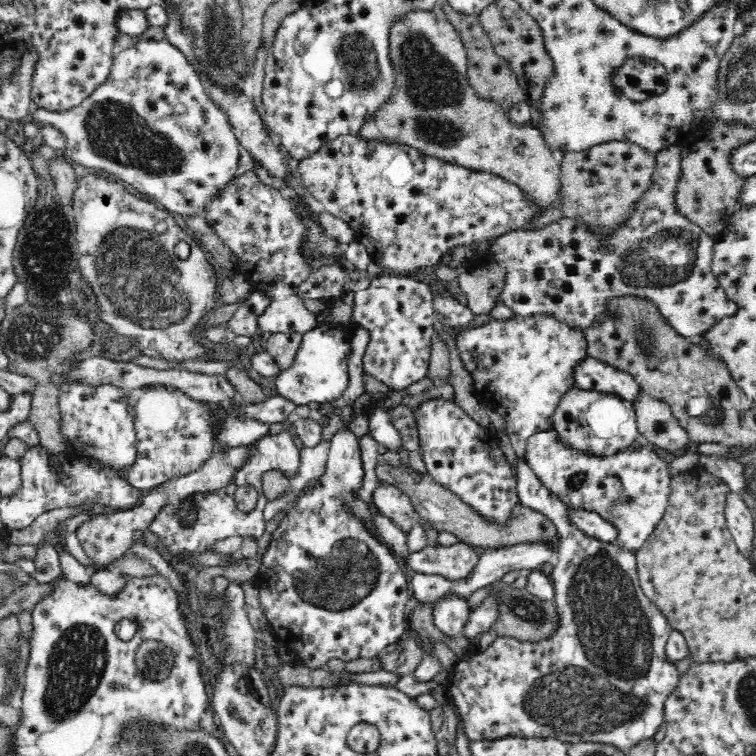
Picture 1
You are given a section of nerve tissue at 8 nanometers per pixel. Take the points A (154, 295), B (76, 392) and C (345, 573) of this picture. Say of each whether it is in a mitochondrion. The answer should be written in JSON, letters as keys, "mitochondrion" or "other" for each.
{"A":"mitochondrion","B":"other","C":"mitochondrion"}

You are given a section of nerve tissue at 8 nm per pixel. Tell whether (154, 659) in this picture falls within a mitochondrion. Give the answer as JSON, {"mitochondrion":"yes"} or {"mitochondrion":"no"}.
{"mitochondrion":"yes"}

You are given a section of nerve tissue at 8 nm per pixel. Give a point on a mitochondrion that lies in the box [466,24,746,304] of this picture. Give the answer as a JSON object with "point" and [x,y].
{"point":[665,260]}

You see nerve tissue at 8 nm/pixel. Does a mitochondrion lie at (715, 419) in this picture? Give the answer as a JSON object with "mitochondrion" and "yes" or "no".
{"mitochondrion":"yes"}

